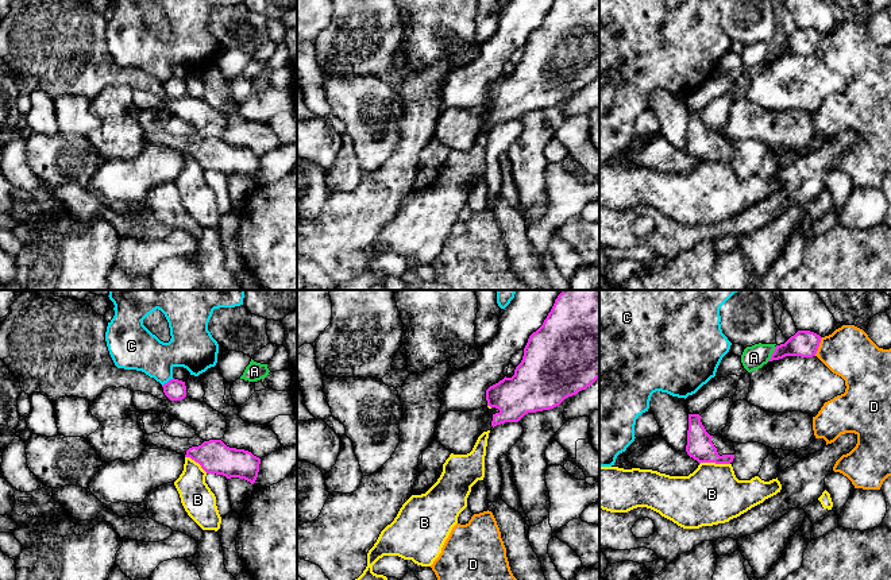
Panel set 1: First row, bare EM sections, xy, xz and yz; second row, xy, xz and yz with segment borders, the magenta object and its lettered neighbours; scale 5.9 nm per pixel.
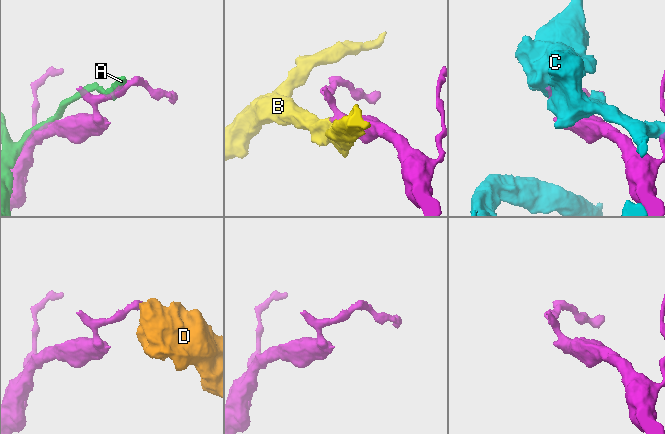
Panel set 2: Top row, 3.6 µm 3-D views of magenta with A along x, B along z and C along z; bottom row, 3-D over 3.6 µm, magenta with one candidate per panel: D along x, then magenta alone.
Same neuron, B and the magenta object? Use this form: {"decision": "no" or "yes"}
{"decision": "no"}

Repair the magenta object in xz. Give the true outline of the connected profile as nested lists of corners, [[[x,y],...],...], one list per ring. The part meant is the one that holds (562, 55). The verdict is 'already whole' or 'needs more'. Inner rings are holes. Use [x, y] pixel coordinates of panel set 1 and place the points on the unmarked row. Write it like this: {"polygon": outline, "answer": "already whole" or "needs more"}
{"polygon": [[[555,0],[543,23],[529,34],[514,73],[486,88],[485,105],[441,112],[435,138],[454,152],[467,152],[483,129],[505,120],[518,120],[528,111],[554,107],[598,76],[599,0]]], "answer": "needs more"}

